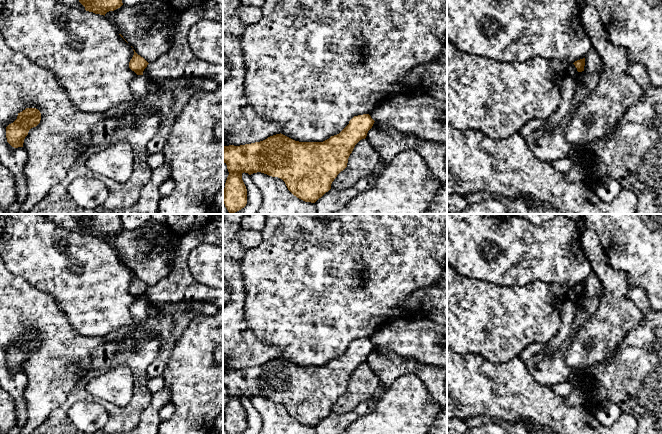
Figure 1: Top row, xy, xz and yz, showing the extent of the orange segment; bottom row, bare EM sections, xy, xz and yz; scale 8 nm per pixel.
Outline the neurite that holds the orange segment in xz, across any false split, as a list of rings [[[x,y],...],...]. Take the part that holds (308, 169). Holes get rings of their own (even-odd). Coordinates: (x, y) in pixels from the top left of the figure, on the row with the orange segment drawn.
[[[369,114],[354,116],[339,134],[323,142],[299,142],[280,133],[260,142],[224,146],[223,162],[229,172],[223,193],[225,207],[233,214],[246,206],[247,189],[242,180],[244,172],[249,175],[261,172],[278,177],[285,182],[294,196],[305,202],[315,203],[331,189],[334,179],[347,167],[348,158],[355,145],[366,138],[374,122]]]

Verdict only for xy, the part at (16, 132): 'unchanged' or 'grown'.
unchanged

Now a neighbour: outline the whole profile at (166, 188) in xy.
[[[170,178],[164,181],[159,187],[159,192],[162,197],[169,196],[175,188],[175,183]]]

